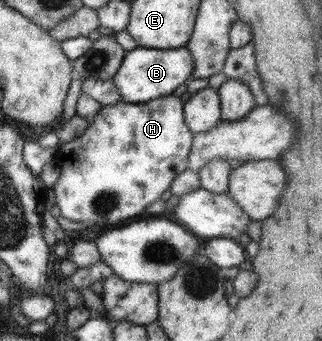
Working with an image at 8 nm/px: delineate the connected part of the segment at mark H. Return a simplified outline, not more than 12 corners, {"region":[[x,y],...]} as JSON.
{"region":[[181,98],[105,105],[57,145],[61,215],[123,225],[188,168]]}

